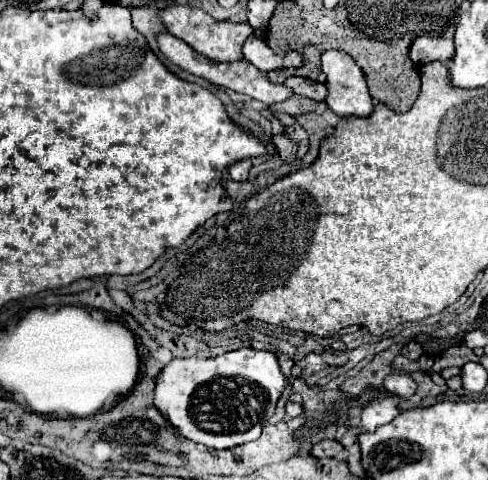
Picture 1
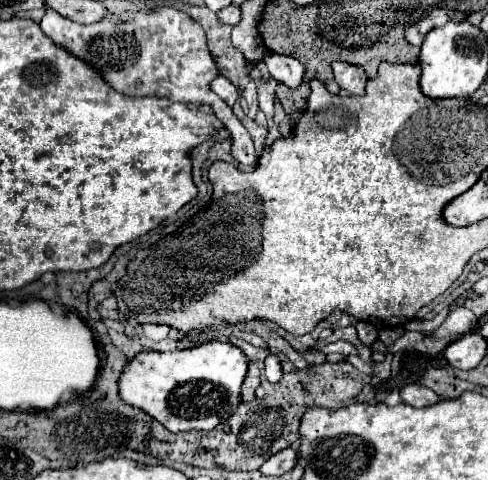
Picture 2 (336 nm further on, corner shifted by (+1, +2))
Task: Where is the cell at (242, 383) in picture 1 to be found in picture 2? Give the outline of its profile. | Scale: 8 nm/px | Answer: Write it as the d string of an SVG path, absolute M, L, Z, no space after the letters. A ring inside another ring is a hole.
M210 341L186 351L138 353L120 377L120 399L146 411L168 431L212 431L240 407L240 387L248 375L246 353L232 345Z

